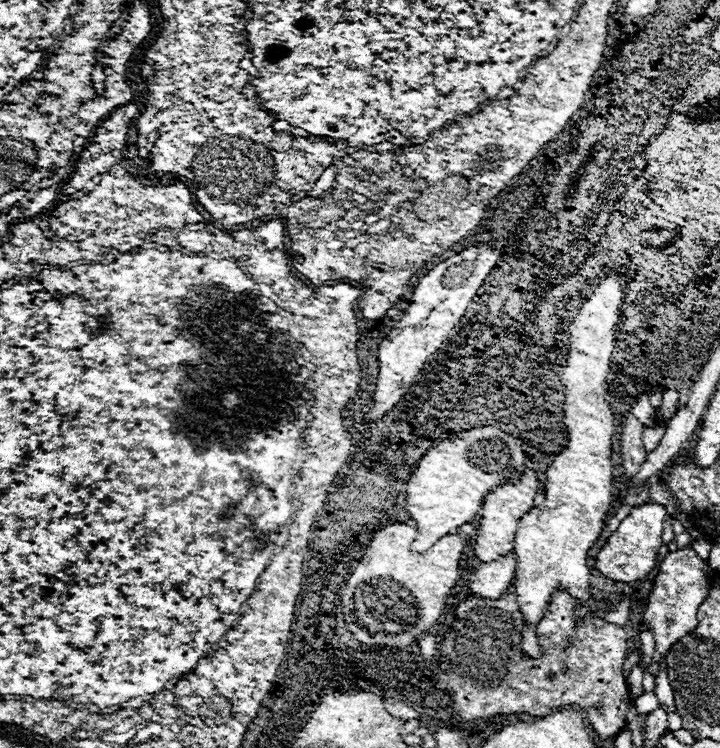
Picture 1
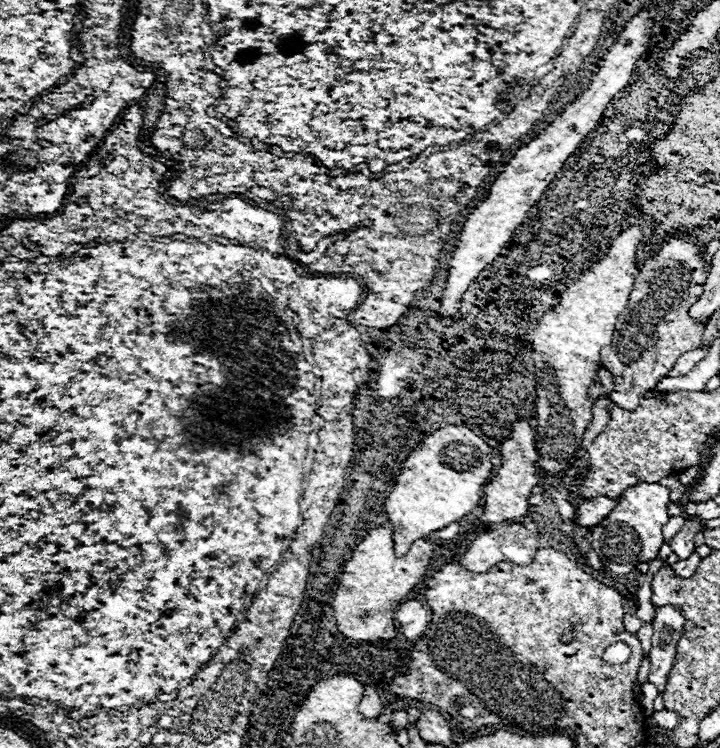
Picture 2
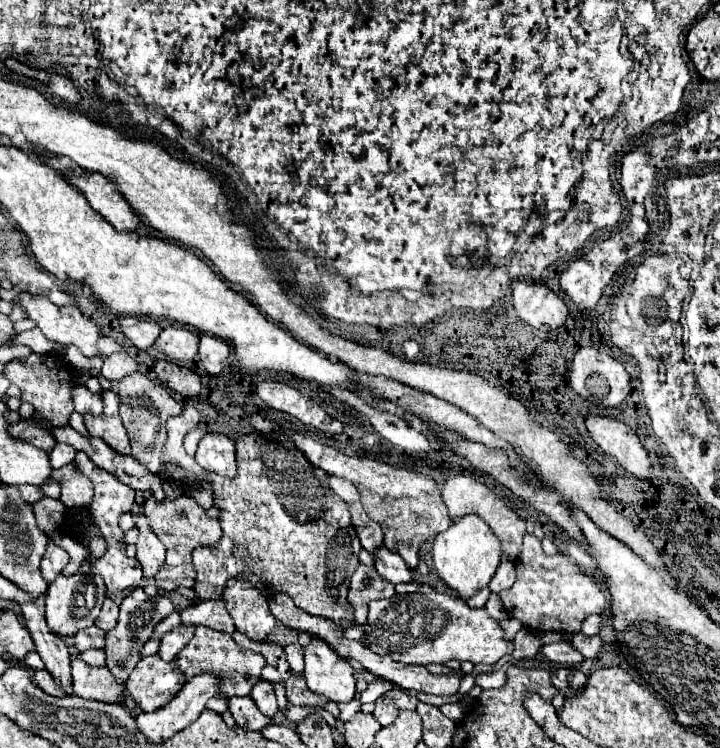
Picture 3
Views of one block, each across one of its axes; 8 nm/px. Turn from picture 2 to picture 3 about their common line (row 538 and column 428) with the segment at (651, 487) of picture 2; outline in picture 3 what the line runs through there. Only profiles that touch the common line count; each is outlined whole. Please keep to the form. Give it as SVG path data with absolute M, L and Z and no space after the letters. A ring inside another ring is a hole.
M414 592L414 594L394 594L388 600L374 600L368 606L368 622L362 644L376 654L388 654L392 660L402 664L444 664L448 660L472 662L472 664L496 664L502 656L512 654L514 642L504 638L500 624L488 616L486 608L470 608L454 592Z

